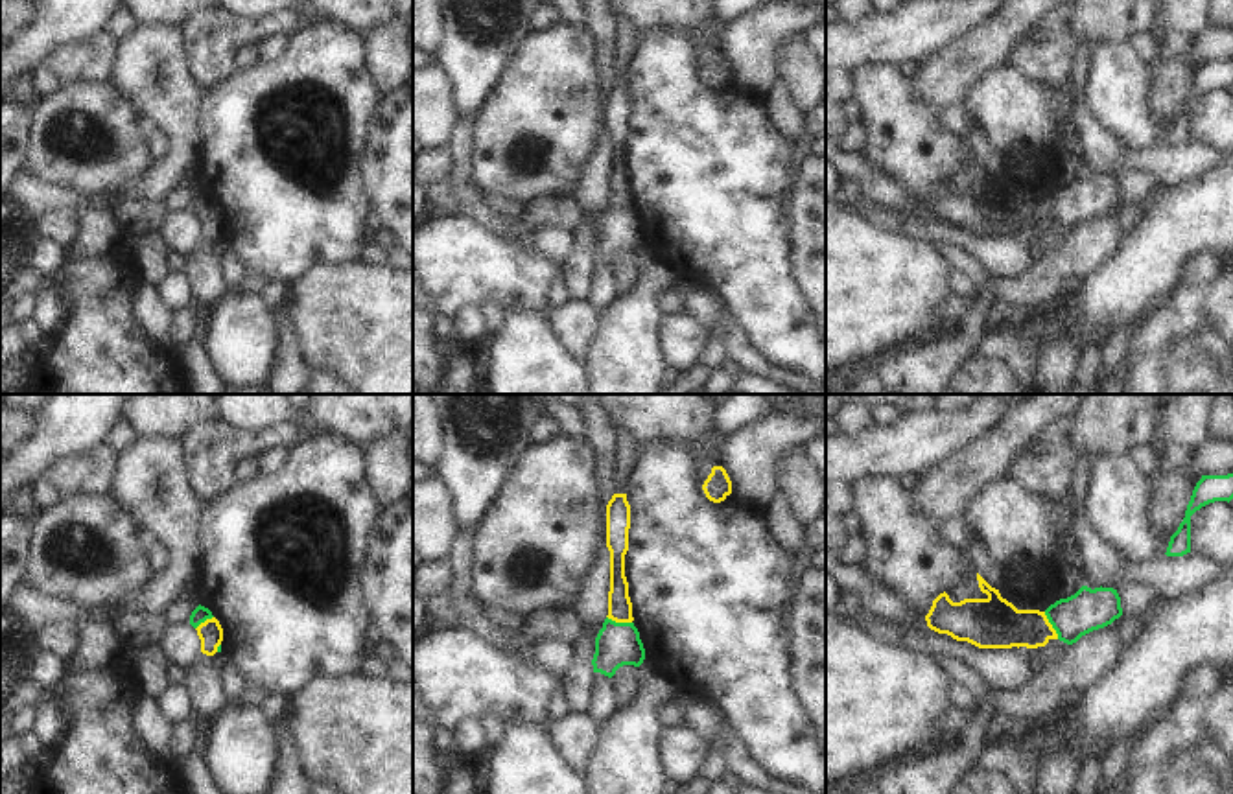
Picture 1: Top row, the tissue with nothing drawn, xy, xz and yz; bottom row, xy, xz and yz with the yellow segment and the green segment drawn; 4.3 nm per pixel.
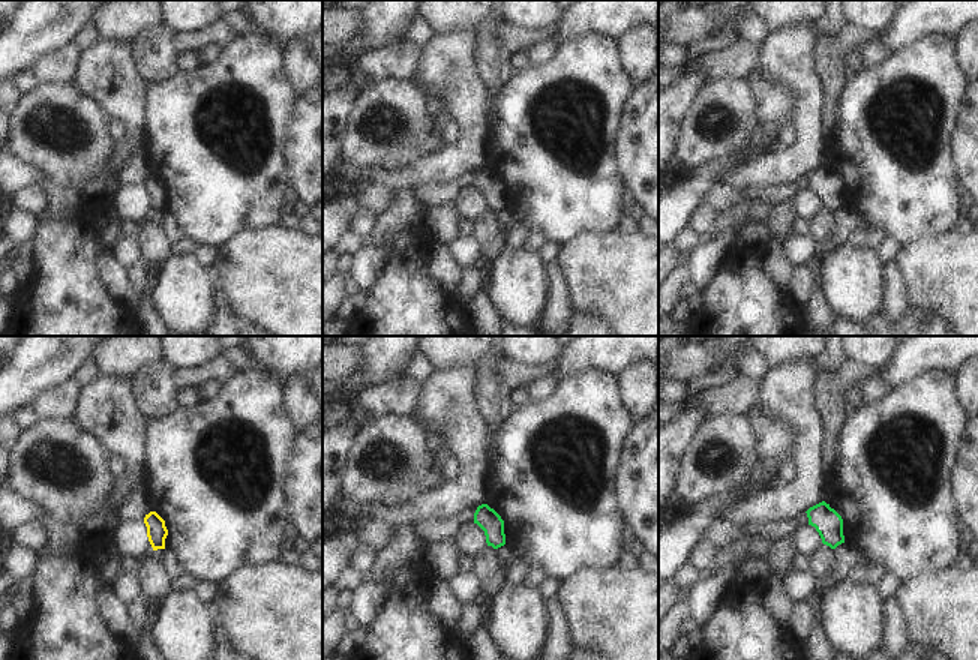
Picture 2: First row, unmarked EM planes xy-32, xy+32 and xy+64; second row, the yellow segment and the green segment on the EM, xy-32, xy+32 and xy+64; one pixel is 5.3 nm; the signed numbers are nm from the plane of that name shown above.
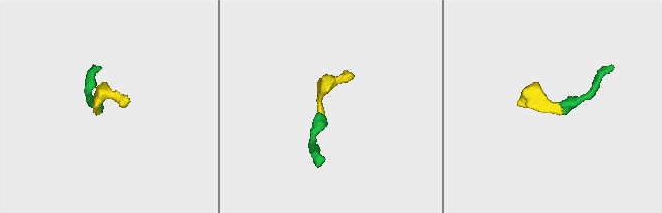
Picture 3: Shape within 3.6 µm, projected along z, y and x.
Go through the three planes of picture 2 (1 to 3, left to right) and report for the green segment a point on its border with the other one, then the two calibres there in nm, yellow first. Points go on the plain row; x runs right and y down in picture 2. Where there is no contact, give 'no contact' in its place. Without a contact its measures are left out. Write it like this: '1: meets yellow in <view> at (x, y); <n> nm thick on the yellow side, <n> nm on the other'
1: no contact
2: no contact
3: no contact

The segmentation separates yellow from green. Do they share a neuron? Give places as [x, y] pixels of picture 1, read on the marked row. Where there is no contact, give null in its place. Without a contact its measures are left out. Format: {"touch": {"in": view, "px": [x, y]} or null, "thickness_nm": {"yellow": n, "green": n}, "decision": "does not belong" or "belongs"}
{"touch": {"in": "yz", "px": [1051, 625]}, "thickness_nm": {"yellow": 220, "green": 180}, "decision": "belongs"}

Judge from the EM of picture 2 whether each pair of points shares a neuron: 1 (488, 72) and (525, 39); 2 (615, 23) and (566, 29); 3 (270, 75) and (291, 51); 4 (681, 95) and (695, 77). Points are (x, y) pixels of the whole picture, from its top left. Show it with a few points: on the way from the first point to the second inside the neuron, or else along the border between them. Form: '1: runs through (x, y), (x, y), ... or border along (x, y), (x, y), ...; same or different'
1: runs through (495, 63), (516, 42); same
2: runs through (603, 23), (578, 23); same
3: border along (282, 51), (285, 74), (296, 93); different
4: runs through (683, 90), (690, 81); same

